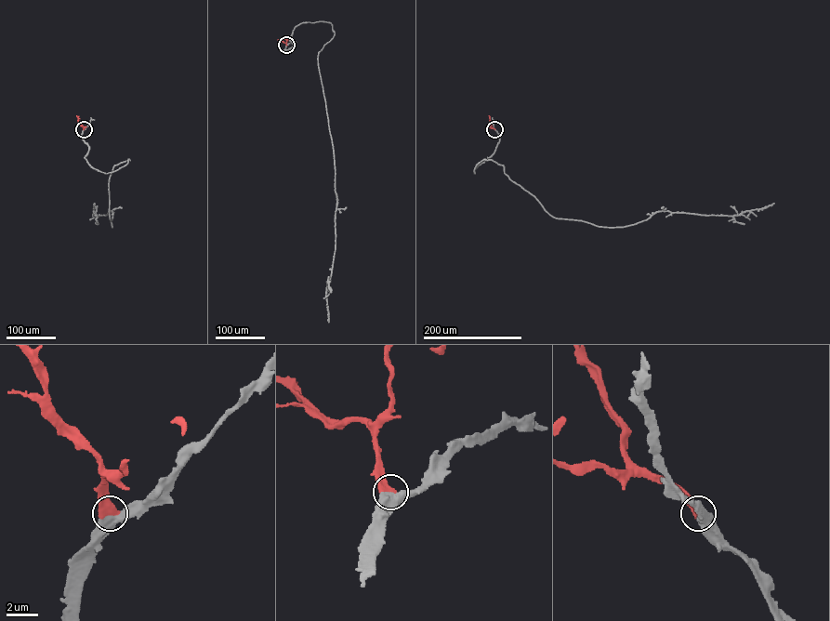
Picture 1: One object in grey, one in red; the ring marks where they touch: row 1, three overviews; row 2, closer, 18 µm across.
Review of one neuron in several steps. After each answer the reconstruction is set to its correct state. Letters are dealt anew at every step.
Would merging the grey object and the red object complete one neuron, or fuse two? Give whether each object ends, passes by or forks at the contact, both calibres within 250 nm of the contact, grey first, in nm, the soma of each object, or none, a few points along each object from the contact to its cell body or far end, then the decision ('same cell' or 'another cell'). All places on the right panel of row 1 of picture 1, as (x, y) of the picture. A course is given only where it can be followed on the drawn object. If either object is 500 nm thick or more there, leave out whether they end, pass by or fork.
calibres 500 and 500 nm; soma grey none; soma red none; course grey (494, 129), (474, 173), (501, 165), (557, 218), (622, 227), (774, 203); course red (494, 129), (489, 115); same cell

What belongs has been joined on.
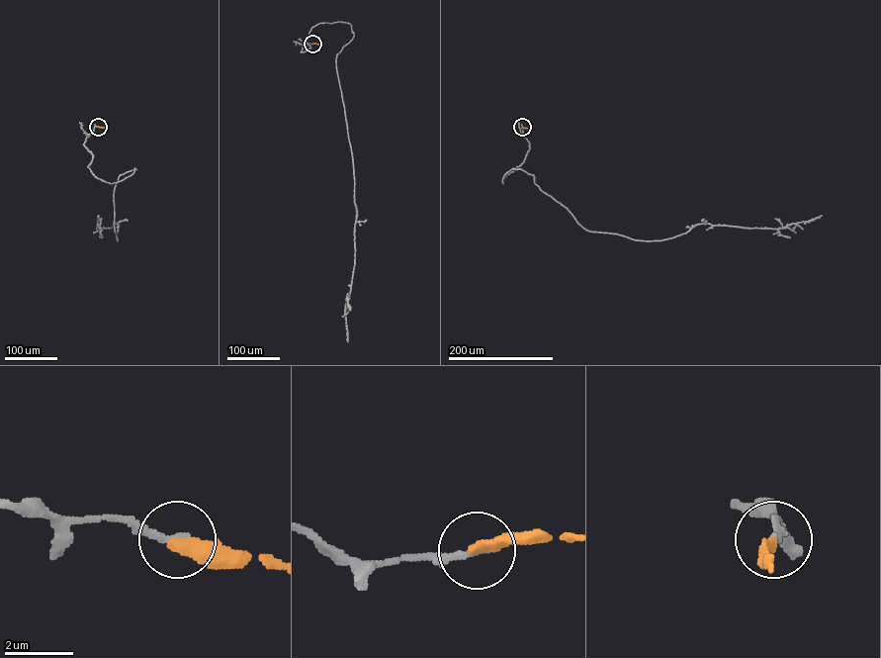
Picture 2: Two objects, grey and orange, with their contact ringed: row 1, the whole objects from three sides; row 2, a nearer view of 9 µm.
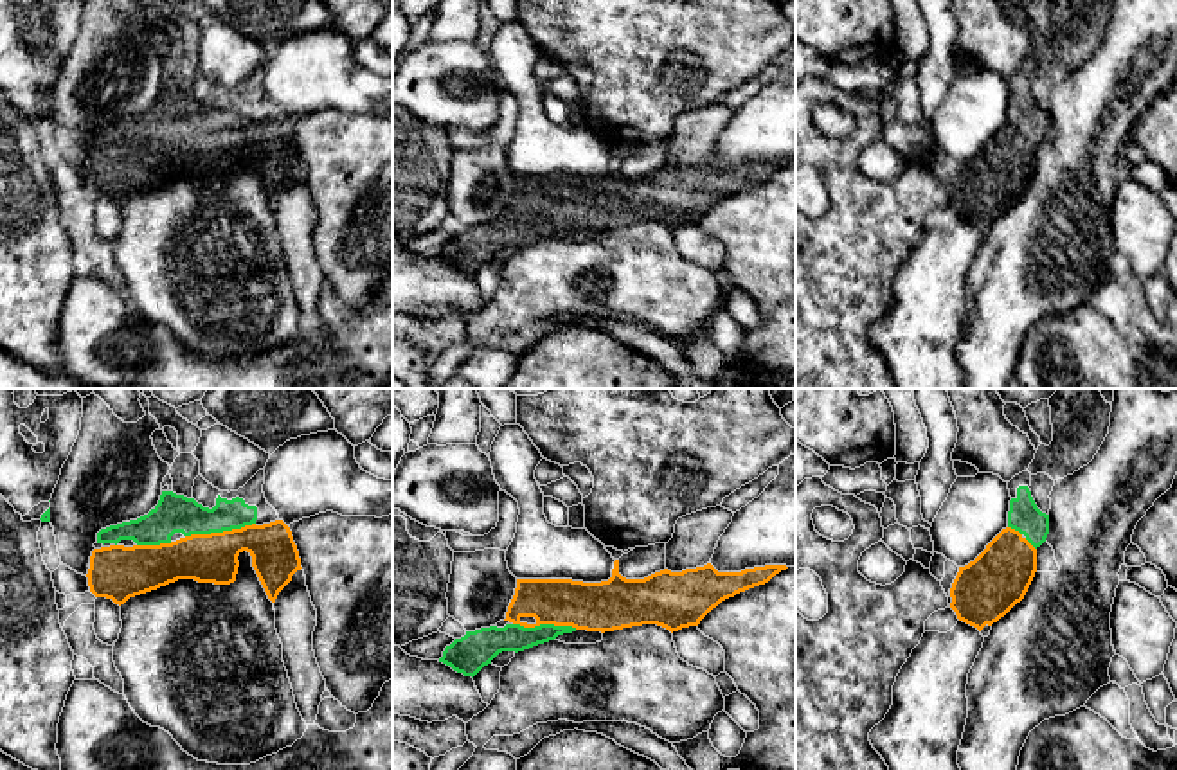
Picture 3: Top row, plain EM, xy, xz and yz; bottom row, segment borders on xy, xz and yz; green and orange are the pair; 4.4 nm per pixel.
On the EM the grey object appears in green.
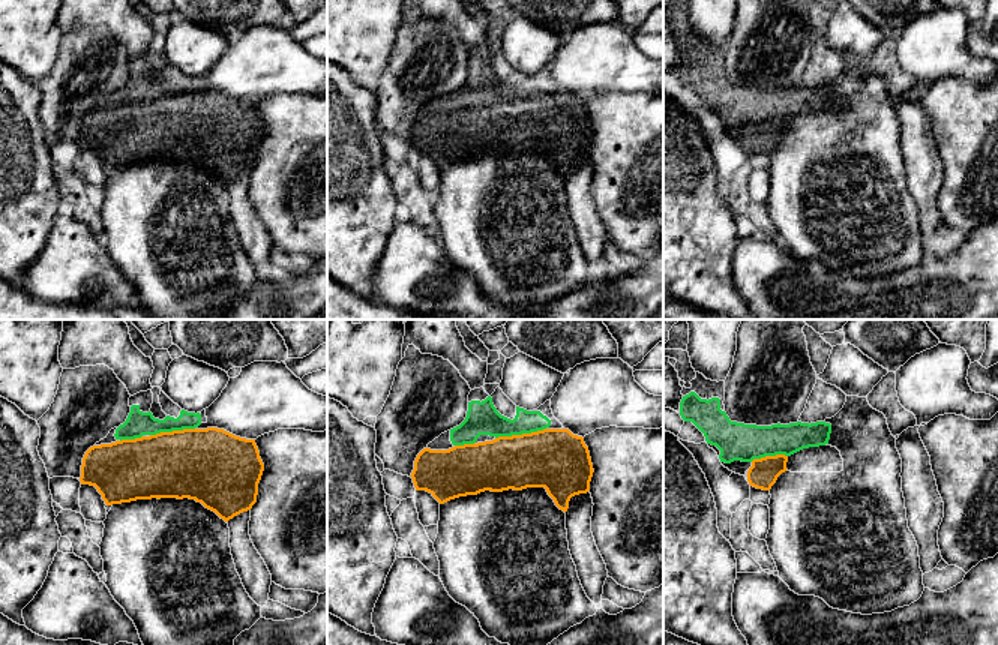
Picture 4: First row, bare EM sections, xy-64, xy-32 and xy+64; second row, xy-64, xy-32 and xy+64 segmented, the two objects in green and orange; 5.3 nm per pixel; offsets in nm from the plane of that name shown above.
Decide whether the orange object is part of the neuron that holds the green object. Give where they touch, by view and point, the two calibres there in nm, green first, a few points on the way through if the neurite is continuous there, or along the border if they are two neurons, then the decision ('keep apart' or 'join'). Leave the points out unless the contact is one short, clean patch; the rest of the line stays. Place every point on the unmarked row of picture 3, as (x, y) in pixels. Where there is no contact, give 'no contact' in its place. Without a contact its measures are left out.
contact xy (220, 128); calibres 180 and 220 nm; join

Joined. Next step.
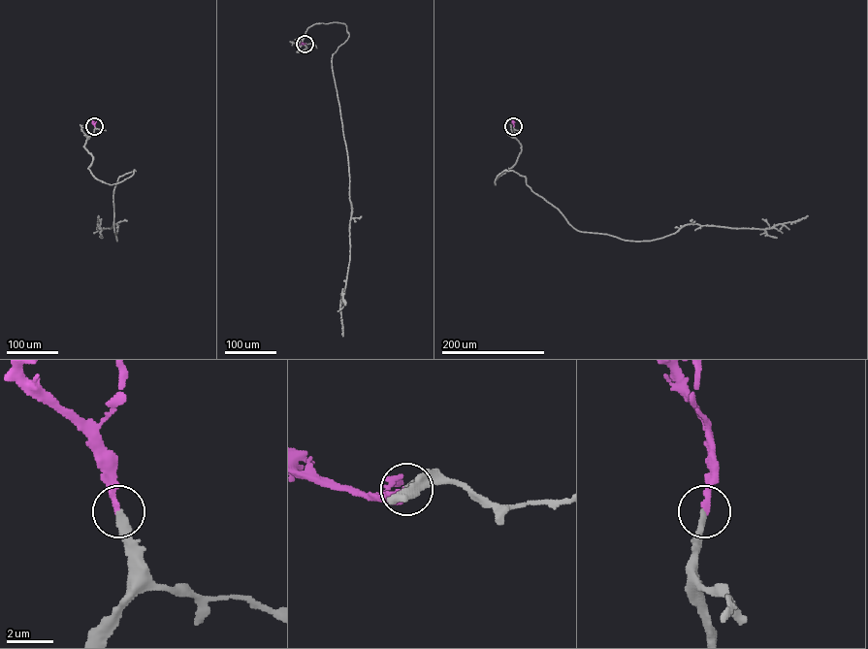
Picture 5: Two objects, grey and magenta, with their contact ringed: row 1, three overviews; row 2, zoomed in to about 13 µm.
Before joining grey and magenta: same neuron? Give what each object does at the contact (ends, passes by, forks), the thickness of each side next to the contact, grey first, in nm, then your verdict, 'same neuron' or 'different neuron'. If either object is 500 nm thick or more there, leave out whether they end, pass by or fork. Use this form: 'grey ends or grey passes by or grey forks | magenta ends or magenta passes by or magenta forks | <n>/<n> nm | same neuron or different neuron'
grey ends | magenta ends | 320/240 nm | same neuron

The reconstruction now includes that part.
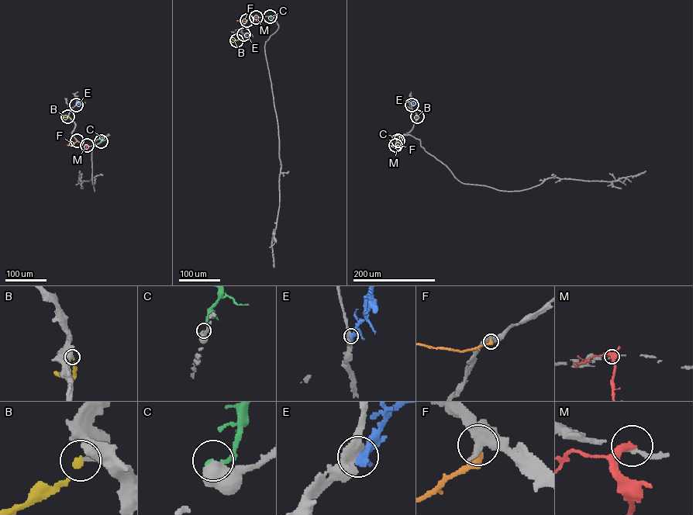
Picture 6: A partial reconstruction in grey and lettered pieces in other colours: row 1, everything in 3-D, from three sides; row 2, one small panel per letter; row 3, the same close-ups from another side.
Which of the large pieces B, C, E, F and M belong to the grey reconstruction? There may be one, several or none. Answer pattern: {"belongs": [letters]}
{"belongs": ["B"]}

